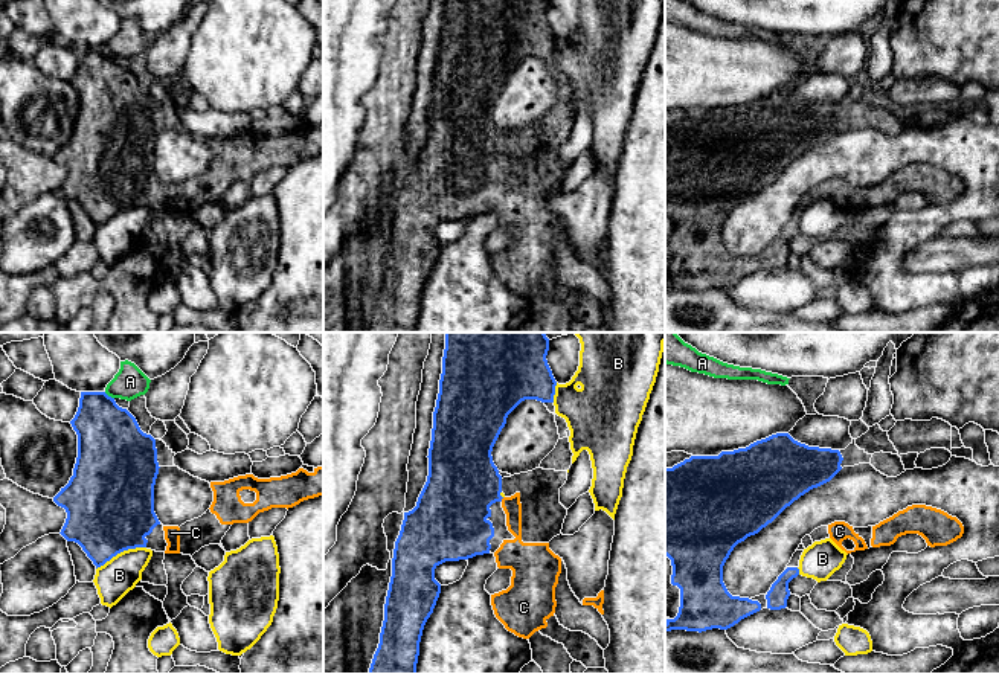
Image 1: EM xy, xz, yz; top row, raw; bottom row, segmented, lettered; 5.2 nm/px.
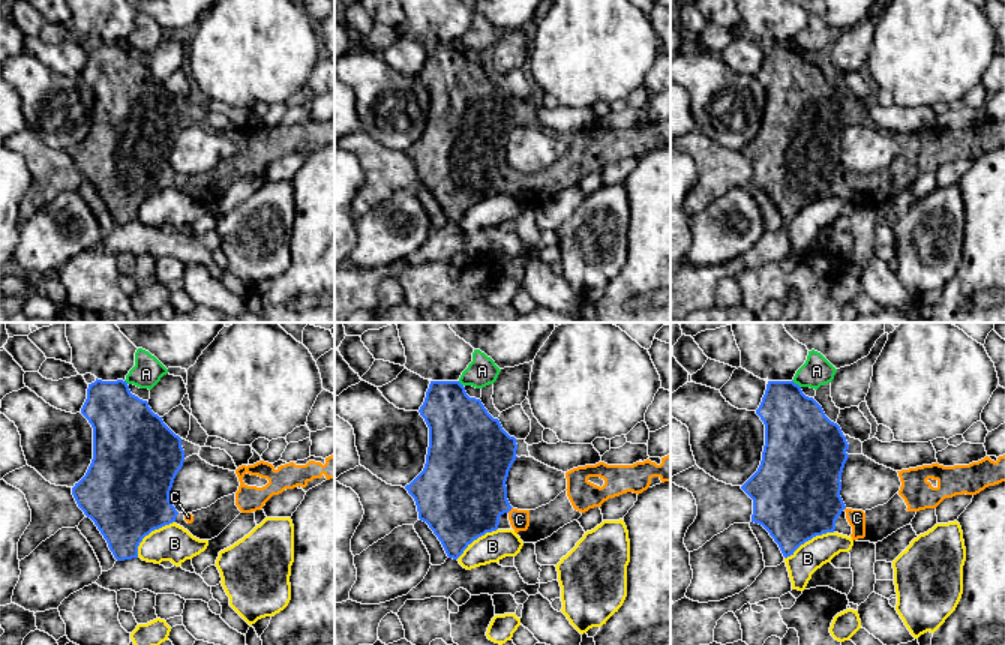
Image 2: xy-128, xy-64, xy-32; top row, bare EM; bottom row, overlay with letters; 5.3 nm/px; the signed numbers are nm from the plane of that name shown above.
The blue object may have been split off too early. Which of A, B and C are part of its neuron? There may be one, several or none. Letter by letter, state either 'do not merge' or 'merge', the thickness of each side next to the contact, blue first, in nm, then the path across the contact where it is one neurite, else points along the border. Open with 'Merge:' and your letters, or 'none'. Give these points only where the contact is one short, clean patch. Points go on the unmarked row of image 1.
Merge: C
A: do not merge | 360/170 nm
B: do not merge | 460/200 nm
C: merge | 380/100 nm | across xz (462, 141), (479, 144), (502, 156), (511, 163)

